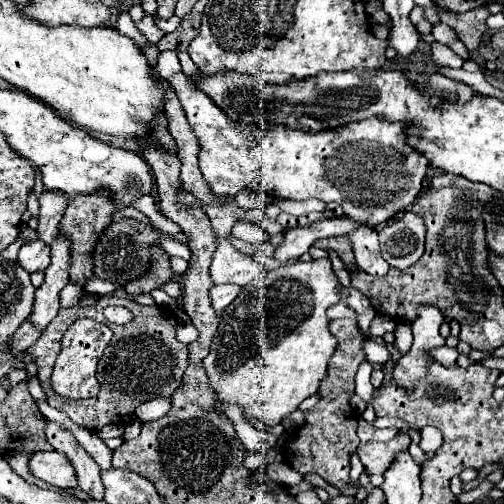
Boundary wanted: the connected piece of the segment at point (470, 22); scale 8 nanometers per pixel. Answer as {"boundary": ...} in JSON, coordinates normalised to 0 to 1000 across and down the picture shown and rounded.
{"boundary":[[[863,12],[863,20],[867,20],[871,40],[875,40],[879,48],[891,48],[891,52],[907,63],[911,79],[915,79],[935,103],[942,103],[942,99],[950,95],[954,71],[958,71],[962,60],[966,60],[966,52],[962,52],[962,40],[966,40],[966,32],[970,32],[970,16],[966,16],[966,12],[938,16],[938,20],[923,24],[923,28],[899,28],[899,24],[891,28],[891,24],[883,24],[883,20],[871,20],[871,12]]]}

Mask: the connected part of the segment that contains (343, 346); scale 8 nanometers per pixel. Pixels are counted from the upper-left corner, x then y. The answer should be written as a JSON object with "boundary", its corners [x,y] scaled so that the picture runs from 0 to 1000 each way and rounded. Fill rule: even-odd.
{"boundary":[[[688,631],[657,635],[653,655],[669,671],[673,683],[653,714],[653,738],[637,754],[637,766],[633,766],[637,798],[621,813],[605,817],[605,841],[589,853],[585,873],[569,889],[573,889],[573,909],[577,909],[581,933],[589,933],[593,940],[617,940],[617,937],[633,940],[649,956],[669,964],[681,980],[696,980],[696,976],[704,976],[704,968],[696,964],[696,948],[692,948],[692,933],[696,933],[692,913],[696,913],[696,901],[712,885],[712,865],[708,865],[712,833],[708,833],[704,813],[696,810],[692,794],[704,778],[700,754],[704,754],[704,738],[708,738],[716,714],[724,710],[724,698],[716,690],[720,671],[712,663],[704,635],[688,635]]]}

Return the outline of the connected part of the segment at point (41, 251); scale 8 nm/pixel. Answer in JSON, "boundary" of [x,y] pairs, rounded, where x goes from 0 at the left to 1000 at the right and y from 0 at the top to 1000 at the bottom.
{"boundary":[[[77,476],[46,484],[38,496],[38,520],[58,544],[85,540],[97,528],[97,488]]]}

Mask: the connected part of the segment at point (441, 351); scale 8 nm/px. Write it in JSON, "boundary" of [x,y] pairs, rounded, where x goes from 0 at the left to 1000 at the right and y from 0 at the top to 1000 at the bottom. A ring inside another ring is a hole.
{"boundary":[[[875,687],[875,690],[863,690],[859,698],[859,710],[879,722],[879,726],[907,726],[907,710],[911,710],[911,698],[903,690],[891,690],[891,687]]]}

